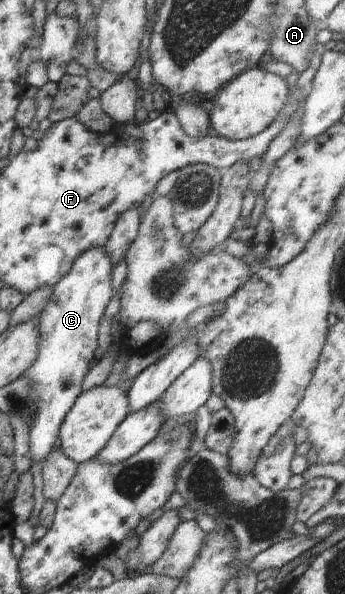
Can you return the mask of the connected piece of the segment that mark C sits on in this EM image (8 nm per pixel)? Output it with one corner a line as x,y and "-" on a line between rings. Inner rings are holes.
105,246
90,248
74,260
73,268
53,287
52,297
38,317
40,346
34,364
22,374
38,394
34,422
28,428
28,450
32,464
44,466
46,456
56,448
62,422
82,392
84,377
98,347
98,331
105,310
115,295
112,262

